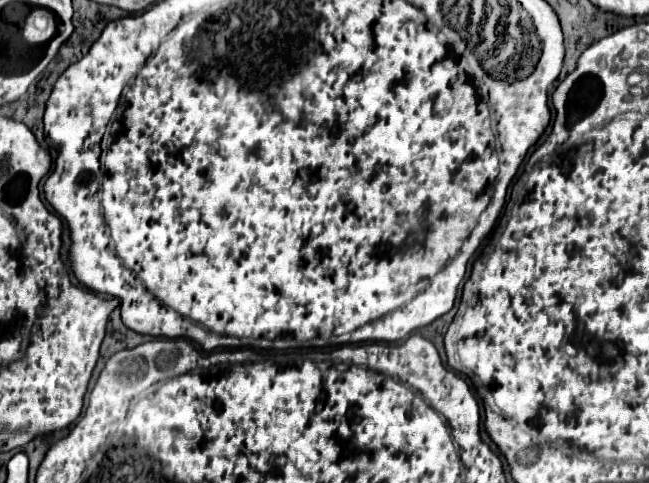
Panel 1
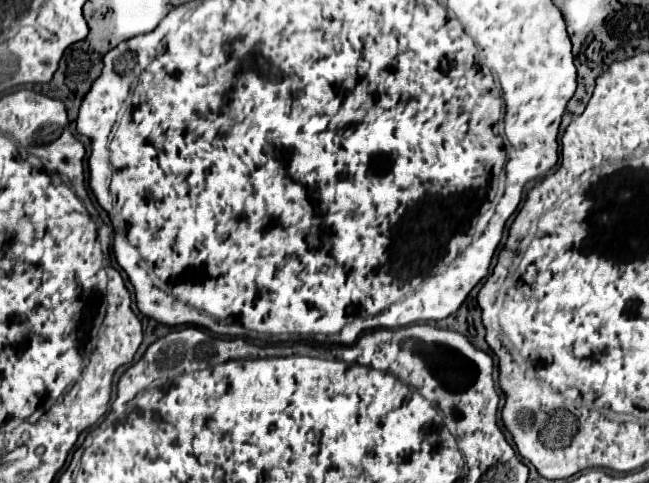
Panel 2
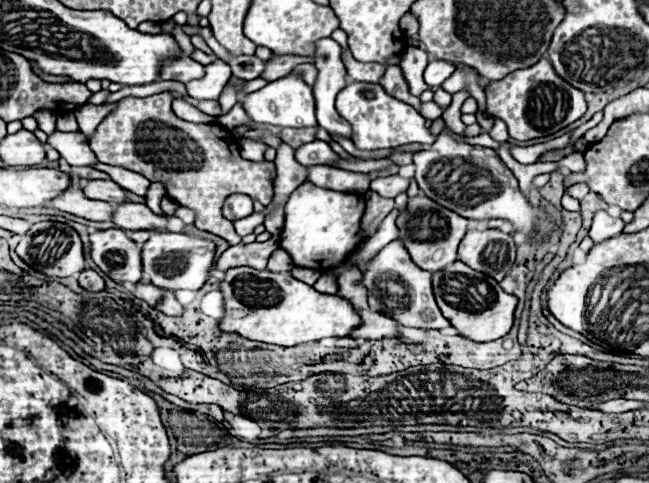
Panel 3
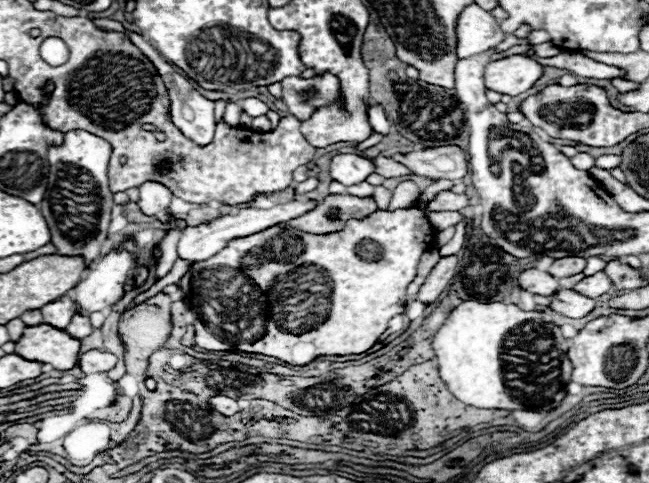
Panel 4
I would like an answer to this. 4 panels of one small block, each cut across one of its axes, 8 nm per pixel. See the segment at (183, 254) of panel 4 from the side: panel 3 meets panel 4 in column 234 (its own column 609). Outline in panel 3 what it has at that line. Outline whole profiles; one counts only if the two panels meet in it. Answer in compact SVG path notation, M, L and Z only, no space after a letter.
M598 210L594 214L594 222L590 228L590 238L594 242L602 242L608 238L614 238L618 234L622 234L624 230L624 222L620 218L612 218L606 210Z

